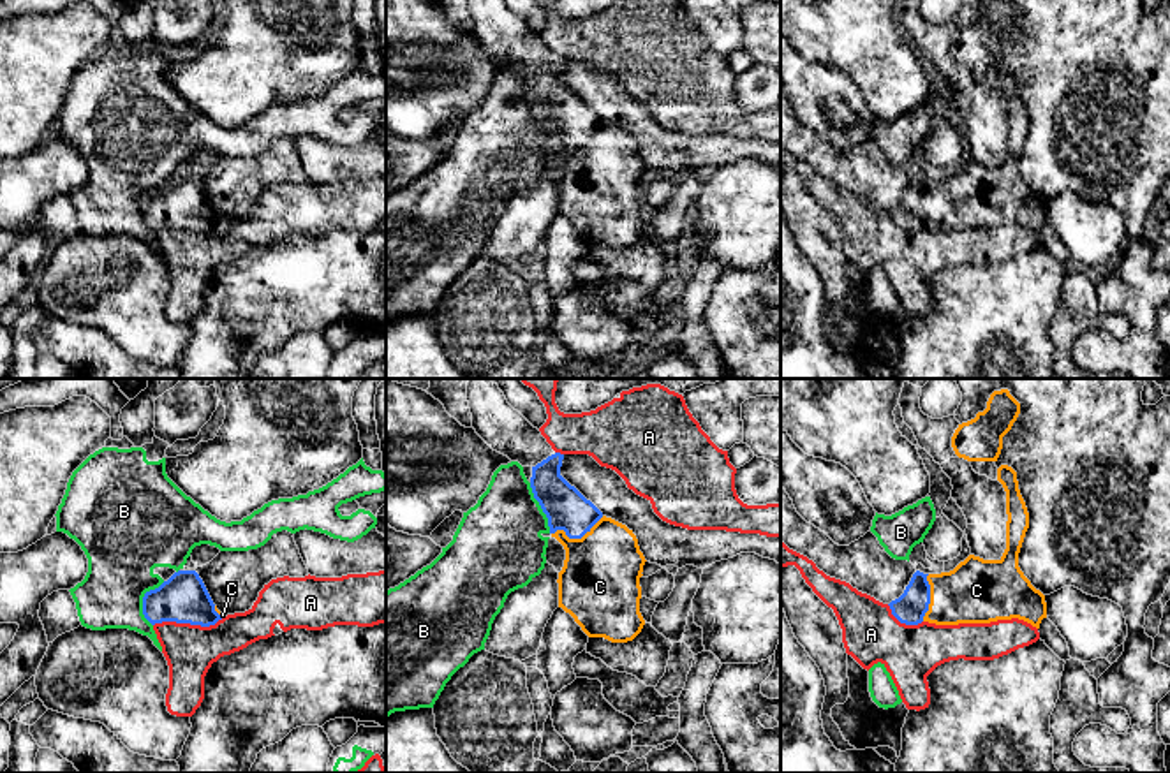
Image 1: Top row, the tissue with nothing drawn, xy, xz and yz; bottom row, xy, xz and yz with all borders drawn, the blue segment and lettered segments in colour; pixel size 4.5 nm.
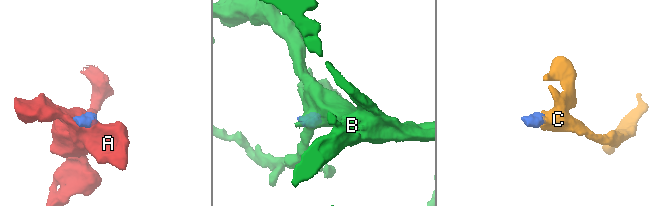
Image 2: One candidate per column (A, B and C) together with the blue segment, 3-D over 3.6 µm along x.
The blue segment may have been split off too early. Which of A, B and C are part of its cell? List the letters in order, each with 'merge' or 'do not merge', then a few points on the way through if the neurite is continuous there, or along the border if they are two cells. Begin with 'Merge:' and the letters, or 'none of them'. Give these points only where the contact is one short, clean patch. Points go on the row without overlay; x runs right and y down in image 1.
Merge: C
A: do not merge
B: do not merge | along xy (164, 187), (150, 194), (143, 203), (143, 222), (152, 231)
C: merge | across xz (566, 115), (577, 129), (577, 143), (599, 166), (599, 192)

